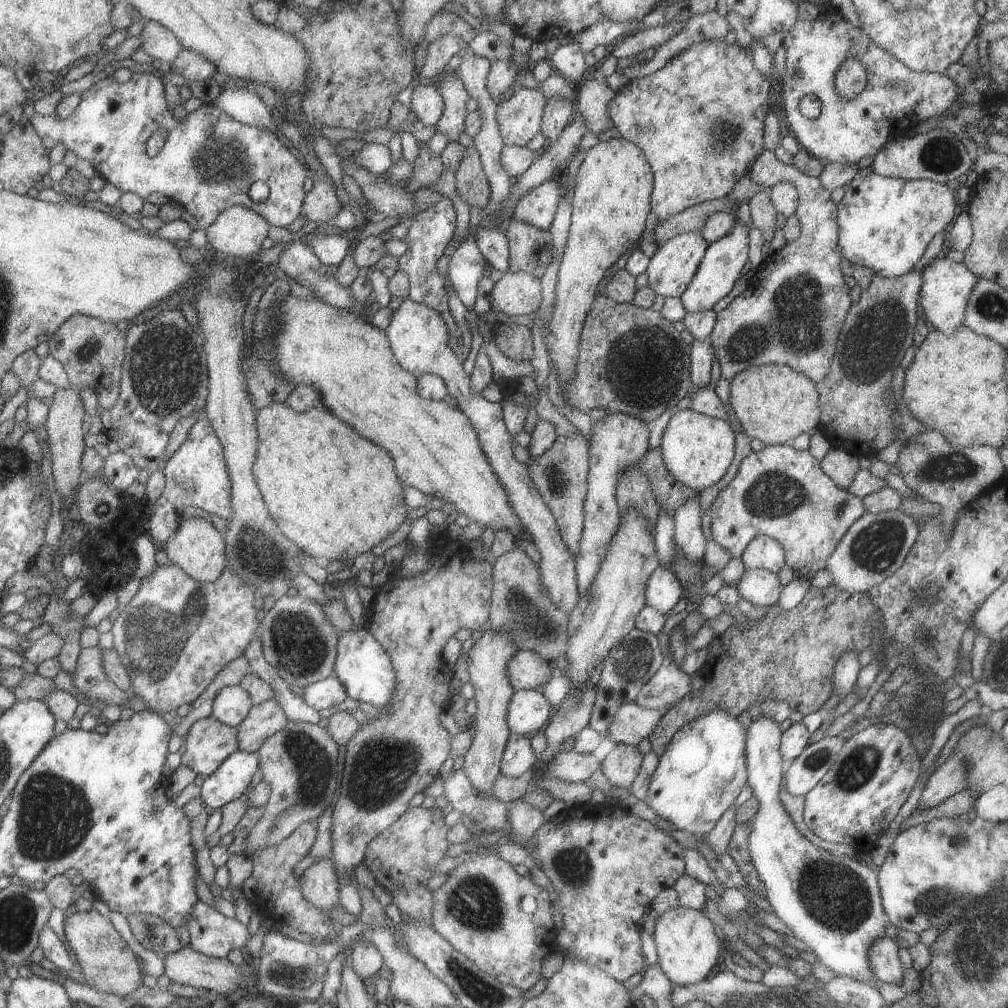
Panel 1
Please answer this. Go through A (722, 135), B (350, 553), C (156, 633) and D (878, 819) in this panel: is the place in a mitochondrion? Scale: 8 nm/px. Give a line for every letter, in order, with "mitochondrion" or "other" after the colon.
A: mitochondrion
B: other
C: mitochondrion
D: other

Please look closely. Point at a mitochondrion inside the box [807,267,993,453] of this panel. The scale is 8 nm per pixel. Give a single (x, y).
(865, 346)

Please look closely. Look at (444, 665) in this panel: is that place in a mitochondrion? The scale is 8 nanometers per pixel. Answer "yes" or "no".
no

